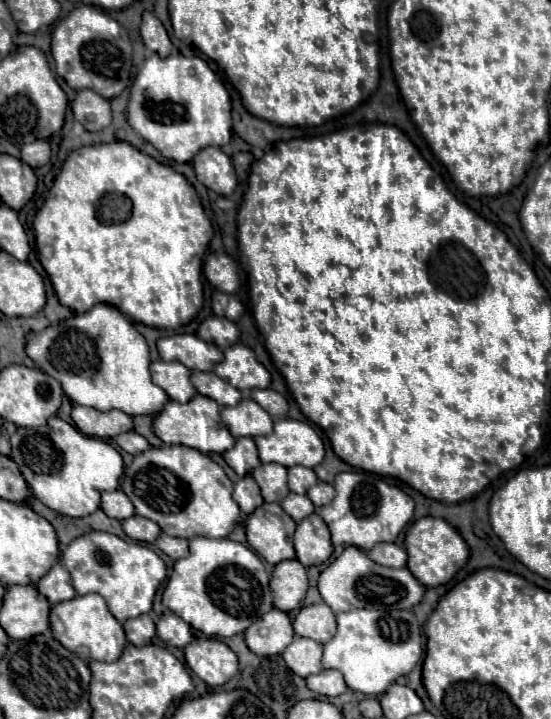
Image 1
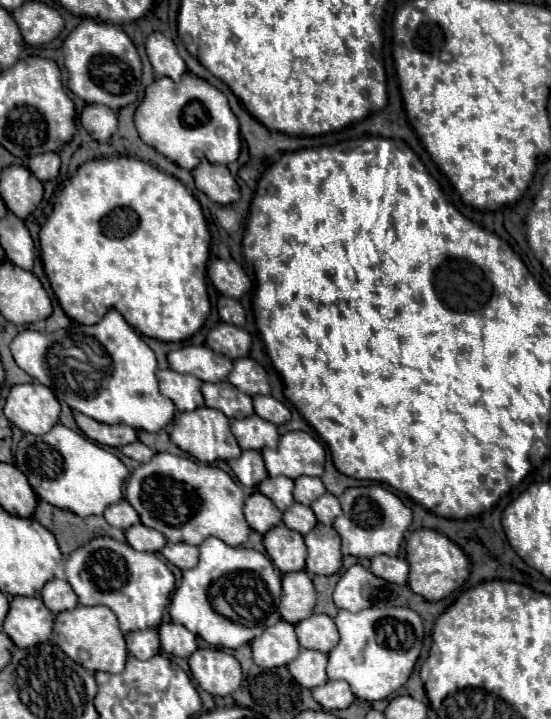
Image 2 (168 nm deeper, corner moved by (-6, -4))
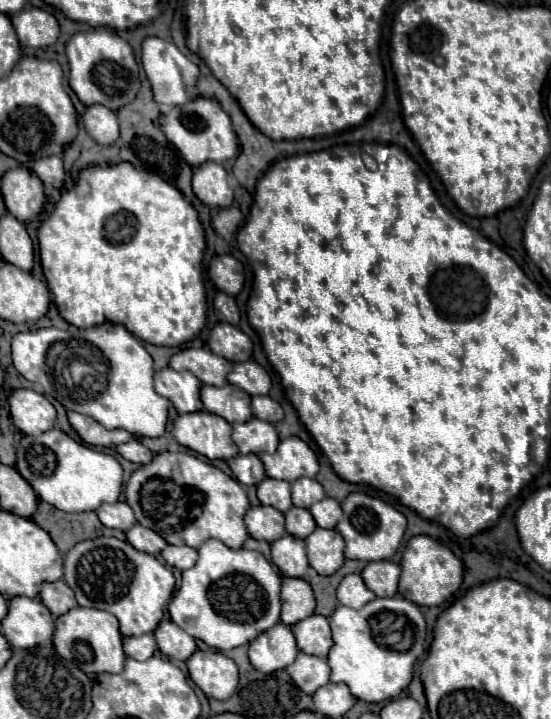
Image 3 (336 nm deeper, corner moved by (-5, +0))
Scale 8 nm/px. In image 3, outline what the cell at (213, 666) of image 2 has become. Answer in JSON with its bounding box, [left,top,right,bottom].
[188,650,238,700]

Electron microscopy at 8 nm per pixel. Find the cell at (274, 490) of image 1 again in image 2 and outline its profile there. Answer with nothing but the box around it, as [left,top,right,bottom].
[259,476,293,512]

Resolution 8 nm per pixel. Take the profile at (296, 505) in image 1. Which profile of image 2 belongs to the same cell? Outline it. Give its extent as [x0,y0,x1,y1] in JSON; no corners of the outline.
[283,502,317,536]

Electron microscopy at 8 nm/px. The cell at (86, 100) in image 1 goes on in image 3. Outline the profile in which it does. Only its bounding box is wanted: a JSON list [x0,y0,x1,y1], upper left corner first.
[82,104,118,144]

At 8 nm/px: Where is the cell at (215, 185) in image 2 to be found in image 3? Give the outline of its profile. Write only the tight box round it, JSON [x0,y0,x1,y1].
[192,162,234,208]

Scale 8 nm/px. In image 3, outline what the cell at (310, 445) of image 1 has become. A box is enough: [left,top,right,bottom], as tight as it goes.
[260,436,320,482]

